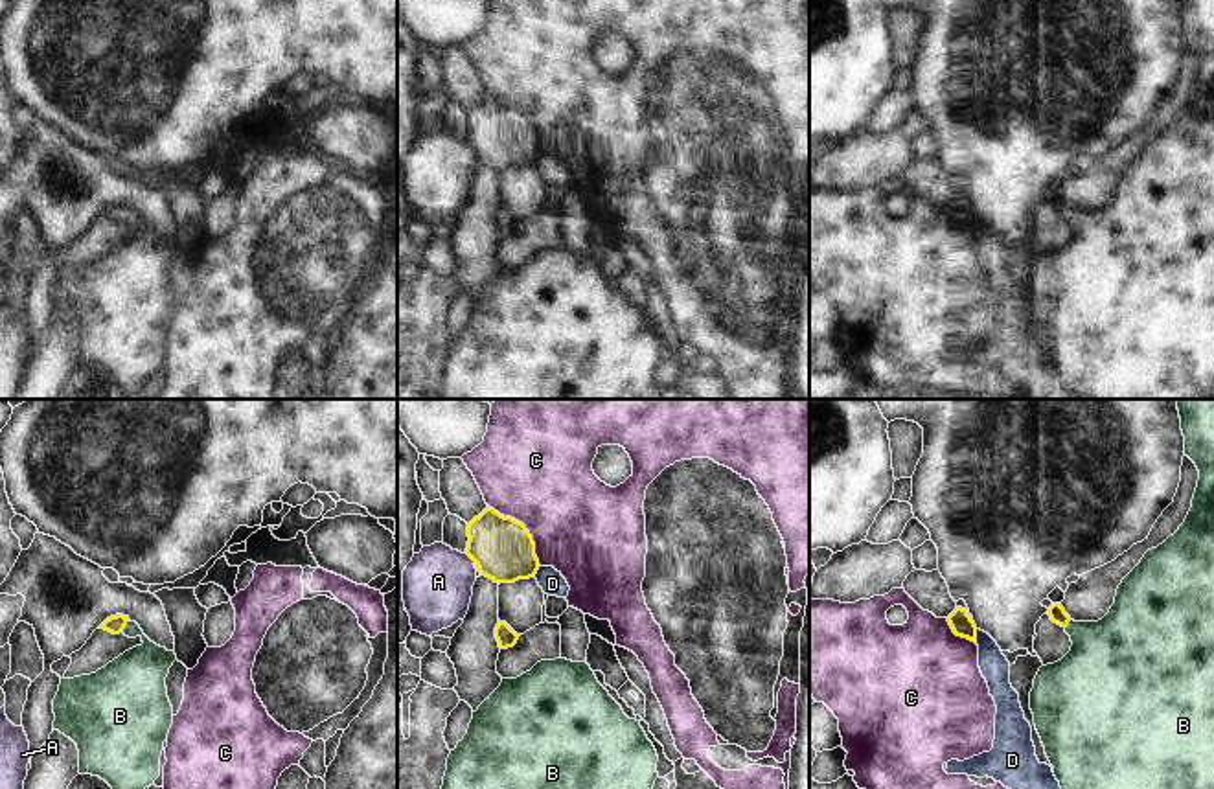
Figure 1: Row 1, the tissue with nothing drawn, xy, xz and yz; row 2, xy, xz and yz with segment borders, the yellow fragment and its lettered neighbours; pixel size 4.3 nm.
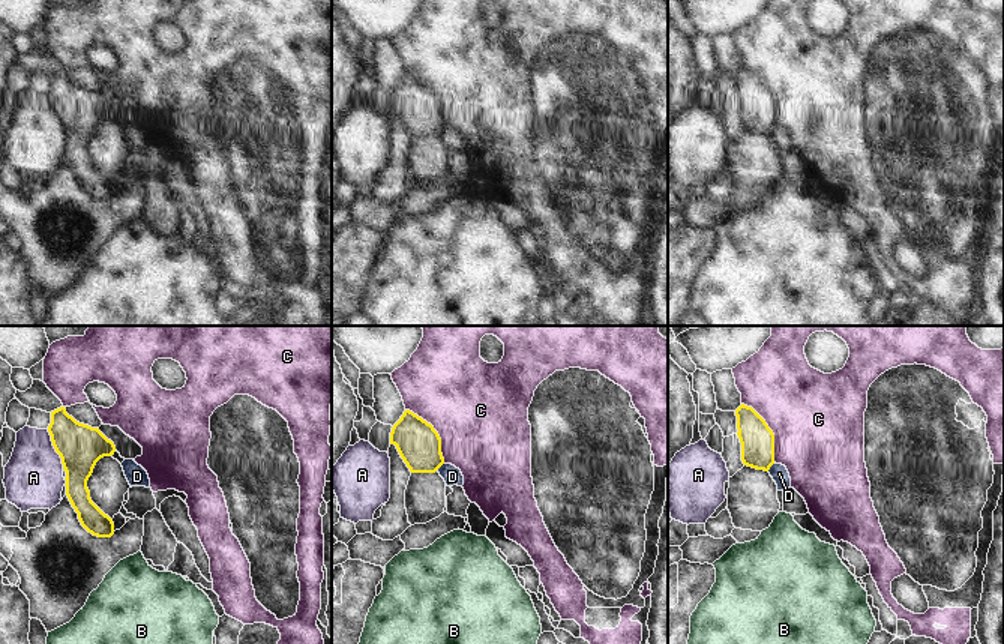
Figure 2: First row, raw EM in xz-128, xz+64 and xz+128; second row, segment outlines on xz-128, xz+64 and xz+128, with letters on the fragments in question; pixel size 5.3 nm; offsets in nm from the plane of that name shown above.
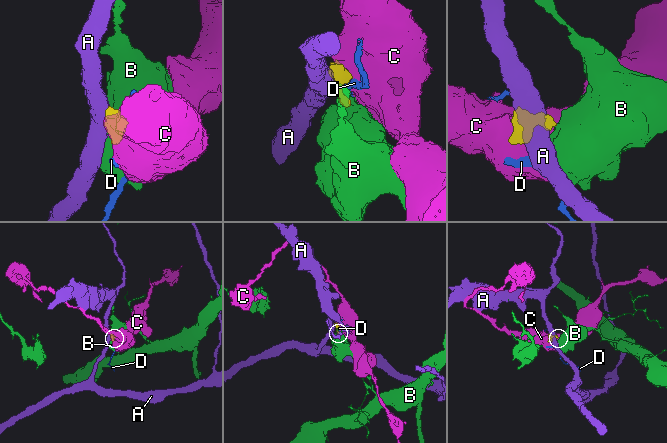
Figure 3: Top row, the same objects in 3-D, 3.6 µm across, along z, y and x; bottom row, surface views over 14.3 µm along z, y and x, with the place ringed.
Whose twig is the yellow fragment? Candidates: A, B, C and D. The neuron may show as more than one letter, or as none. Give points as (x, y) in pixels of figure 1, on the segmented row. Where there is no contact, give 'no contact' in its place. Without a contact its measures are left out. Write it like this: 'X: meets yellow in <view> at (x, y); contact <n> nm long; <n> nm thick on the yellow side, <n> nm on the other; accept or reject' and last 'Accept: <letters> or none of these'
A: meets yellow in xz at (469, 556); contact 70 nm long; 280 nm thick on the yellow side, 300 nm on the other; reject
B: meets yellow in xy at (125, 624); contact 70 nm long; 80 nm thick on the yellow side, 260 nm on the other; accept
C: meets yellow in xz at (525, 528); contact 360 nm long; 280 nm thick on the yellow side, 460 nm on the other; reject
D: meets yellow in yz at (975, 637); contact 60 nm long; 100 nm thick on the yellow side, 130 nm on the other; reject
Accept: B

